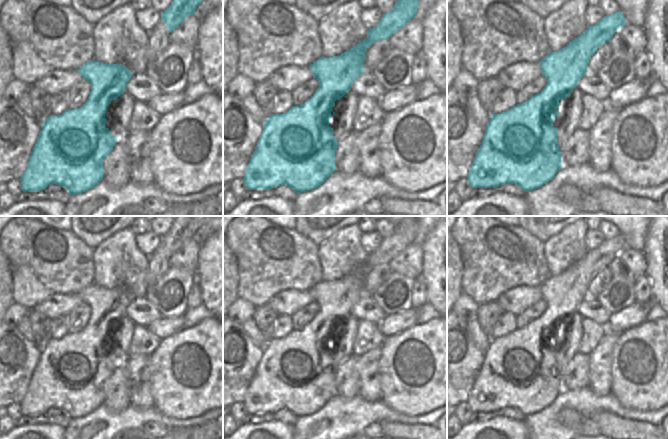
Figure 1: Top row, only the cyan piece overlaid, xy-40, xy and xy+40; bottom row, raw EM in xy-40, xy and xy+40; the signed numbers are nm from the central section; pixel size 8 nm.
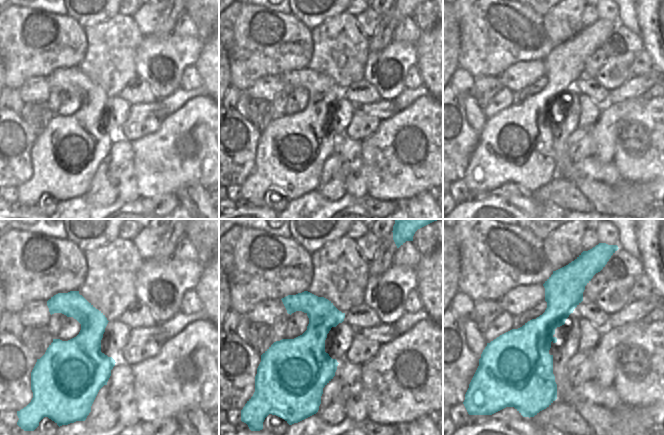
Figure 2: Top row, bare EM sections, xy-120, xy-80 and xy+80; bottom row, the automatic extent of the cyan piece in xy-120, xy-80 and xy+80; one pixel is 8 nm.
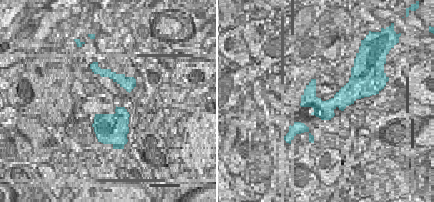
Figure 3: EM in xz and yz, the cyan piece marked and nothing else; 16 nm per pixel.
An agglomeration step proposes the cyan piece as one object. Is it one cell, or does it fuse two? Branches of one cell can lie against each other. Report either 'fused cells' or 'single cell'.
fused cells

